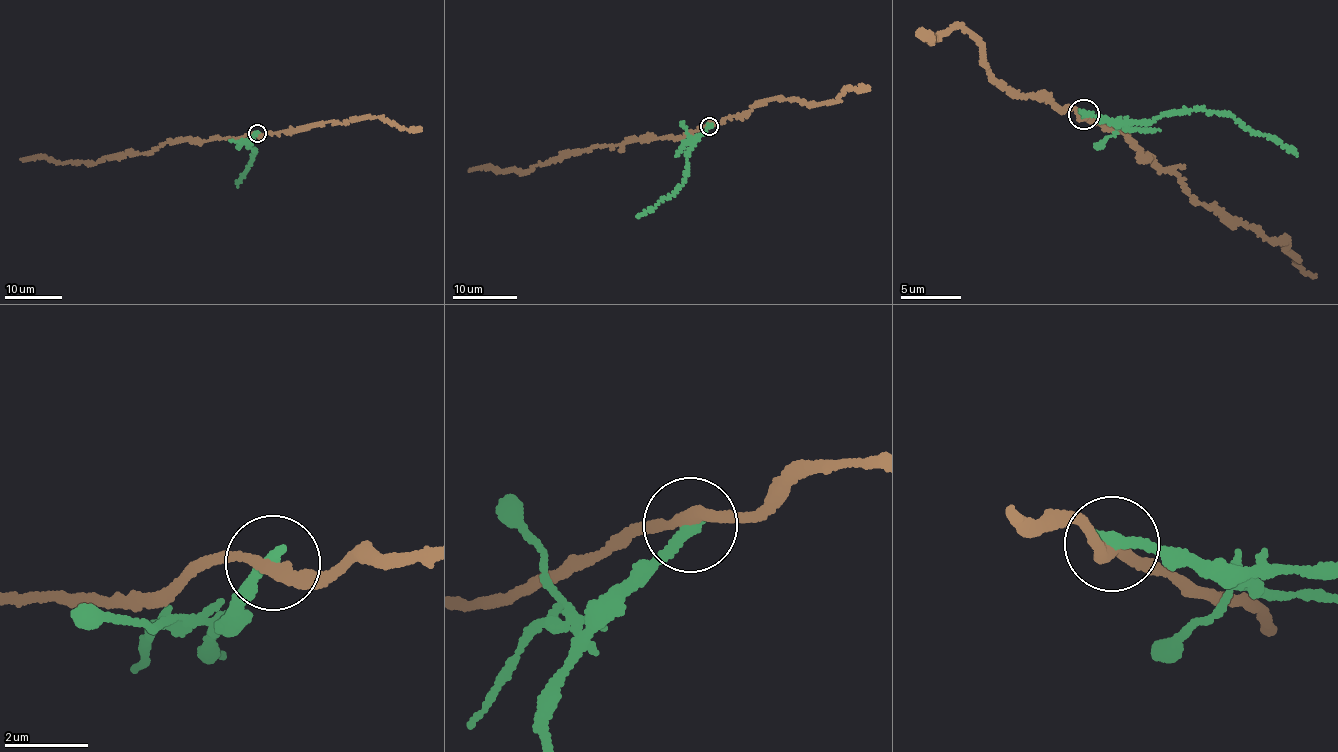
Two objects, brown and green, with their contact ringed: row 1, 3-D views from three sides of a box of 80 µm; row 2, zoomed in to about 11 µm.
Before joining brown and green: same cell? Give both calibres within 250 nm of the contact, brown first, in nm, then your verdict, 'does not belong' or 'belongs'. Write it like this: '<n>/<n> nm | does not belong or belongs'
280/300 nm | does not belong

